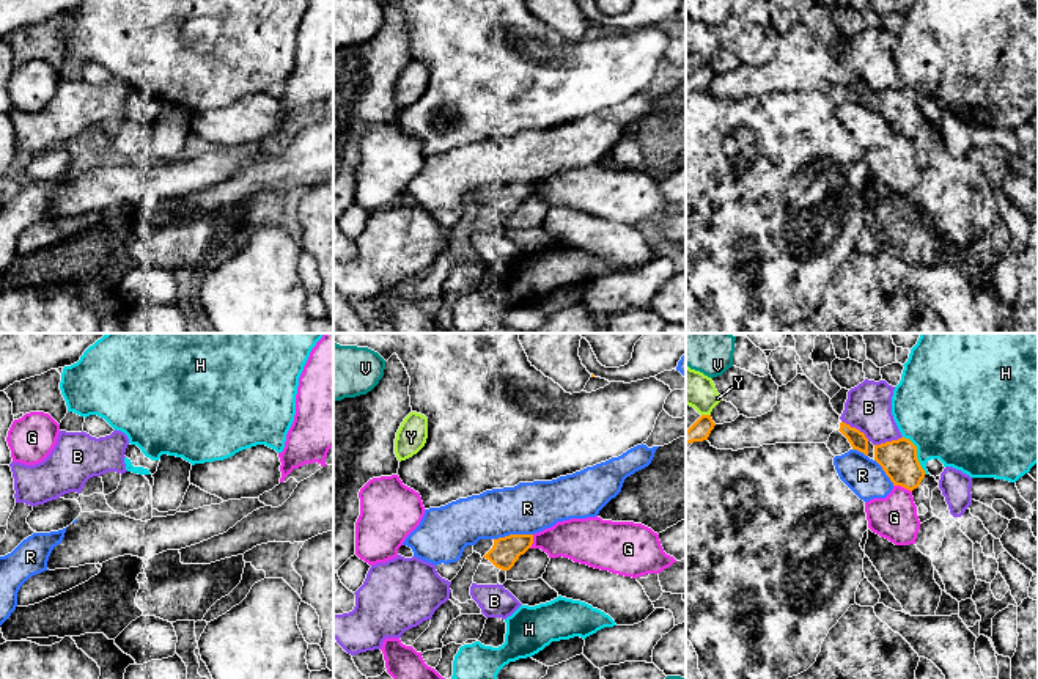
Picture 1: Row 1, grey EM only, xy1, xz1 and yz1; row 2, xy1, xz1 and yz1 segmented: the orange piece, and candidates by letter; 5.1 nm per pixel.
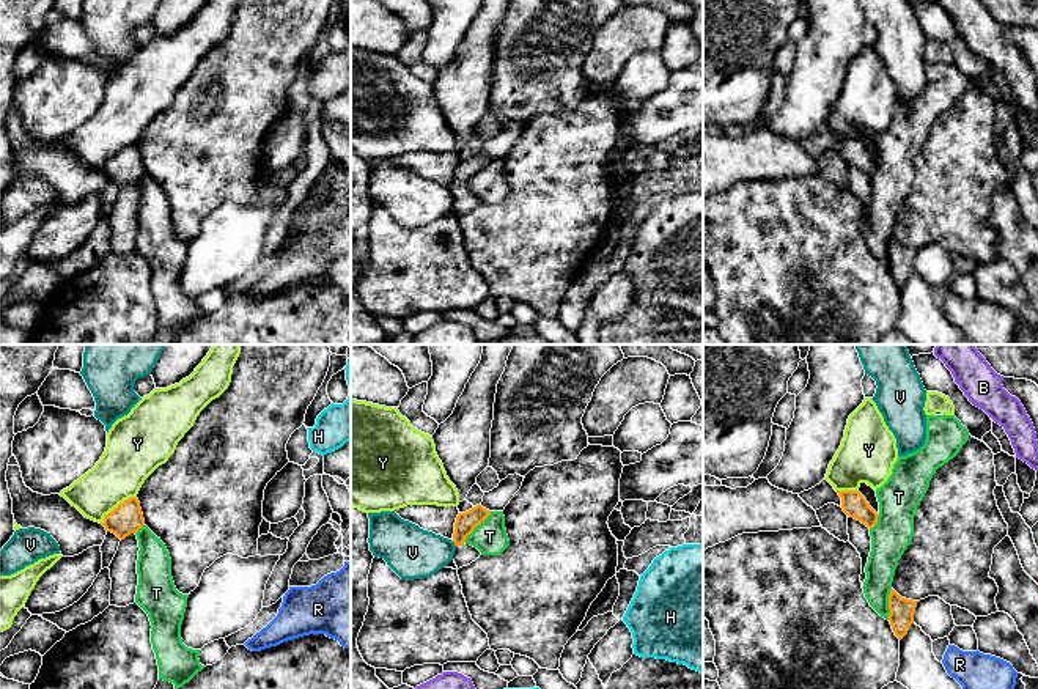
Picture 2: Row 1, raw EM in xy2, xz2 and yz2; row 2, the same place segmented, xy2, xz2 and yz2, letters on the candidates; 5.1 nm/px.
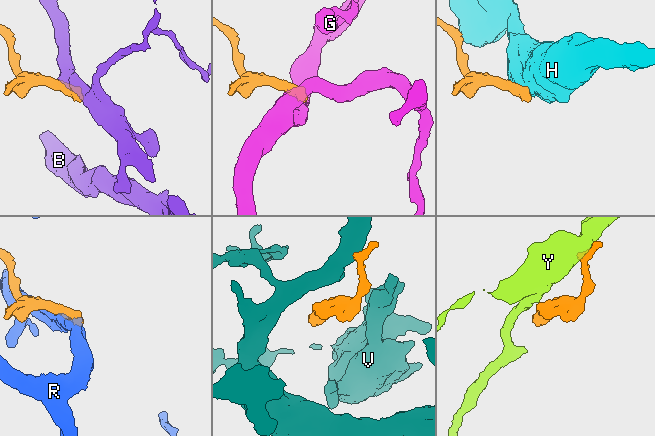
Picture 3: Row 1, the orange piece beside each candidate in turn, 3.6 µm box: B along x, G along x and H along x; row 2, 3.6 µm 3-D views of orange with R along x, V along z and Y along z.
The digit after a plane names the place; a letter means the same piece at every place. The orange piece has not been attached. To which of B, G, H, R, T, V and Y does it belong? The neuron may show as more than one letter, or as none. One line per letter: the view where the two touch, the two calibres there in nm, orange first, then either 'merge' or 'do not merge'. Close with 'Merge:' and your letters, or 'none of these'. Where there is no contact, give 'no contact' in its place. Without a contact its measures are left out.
B: yz1 | 90/240 nm | do not merge
G: yz1 | 190/220 nm | do not merge
H: yz1 | 190/440 nm | do not merge
R: xz1 | 150/260 nm | do not merge
T: xz2 | 100/170 nm | do not merge
V: xz2 | 100/260 nm | do not merge
Y: xy2 | 160/260 nm | do not merge
Merge: none of these

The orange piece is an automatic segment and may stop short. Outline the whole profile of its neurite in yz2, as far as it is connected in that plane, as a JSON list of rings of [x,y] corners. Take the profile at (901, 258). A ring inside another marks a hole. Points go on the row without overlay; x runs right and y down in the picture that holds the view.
[[[893,236],[889,242],[889,269],[892,272],[892,277],[895,283],[901,288],[907,278],[909,274],[914,271],[914,260],[918,249],[901,245]]]

